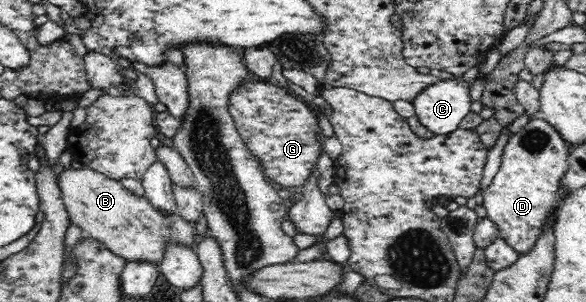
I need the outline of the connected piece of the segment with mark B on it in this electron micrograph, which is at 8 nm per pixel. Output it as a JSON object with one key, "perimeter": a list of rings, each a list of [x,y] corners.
{"perimeter":[[[74,164],[66,170],[59,168],[59,171],[58,186],[72,223],[81,227],[86,237],[97,238],[107,248],[119,254],[119,256],[125,257],[128,263],[148,261],[148,263],[161,265],[167,243],[174,244],[177,242],[177,244],[185,244],[185,246],[195,248],[199,238],[196,233],[195,223],[185,221],[178,213],[166,215],[157,207],[153,207],[153,204],[149,203],[146,197],[138,197],[119,181],[110,179],[110,177],[94,169]]]}

